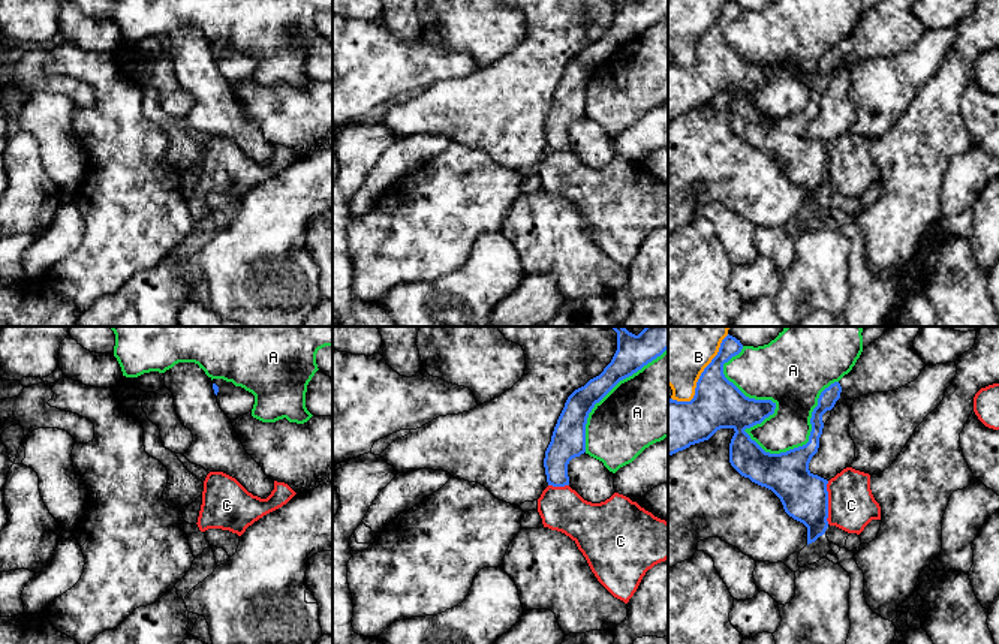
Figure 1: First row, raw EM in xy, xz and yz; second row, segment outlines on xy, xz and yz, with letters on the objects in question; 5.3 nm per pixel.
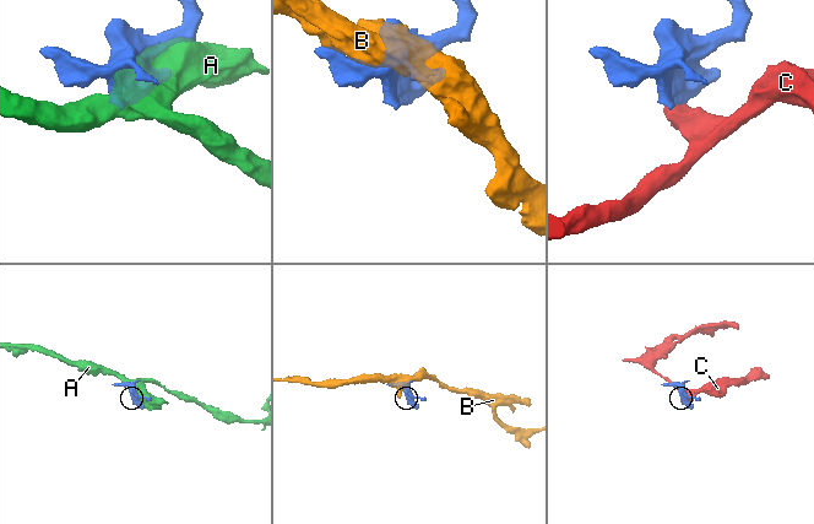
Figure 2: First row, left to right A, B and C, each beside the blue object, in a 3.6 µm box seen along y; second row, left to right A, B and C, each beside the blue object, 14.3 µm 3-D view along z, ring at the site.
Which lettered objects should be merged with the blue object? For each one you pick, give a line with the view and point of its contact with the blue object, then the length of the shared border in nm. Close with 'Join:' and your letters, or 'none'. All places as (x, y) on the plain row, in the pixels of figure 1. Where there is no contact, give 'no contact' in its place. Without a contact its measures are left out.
Join: none

